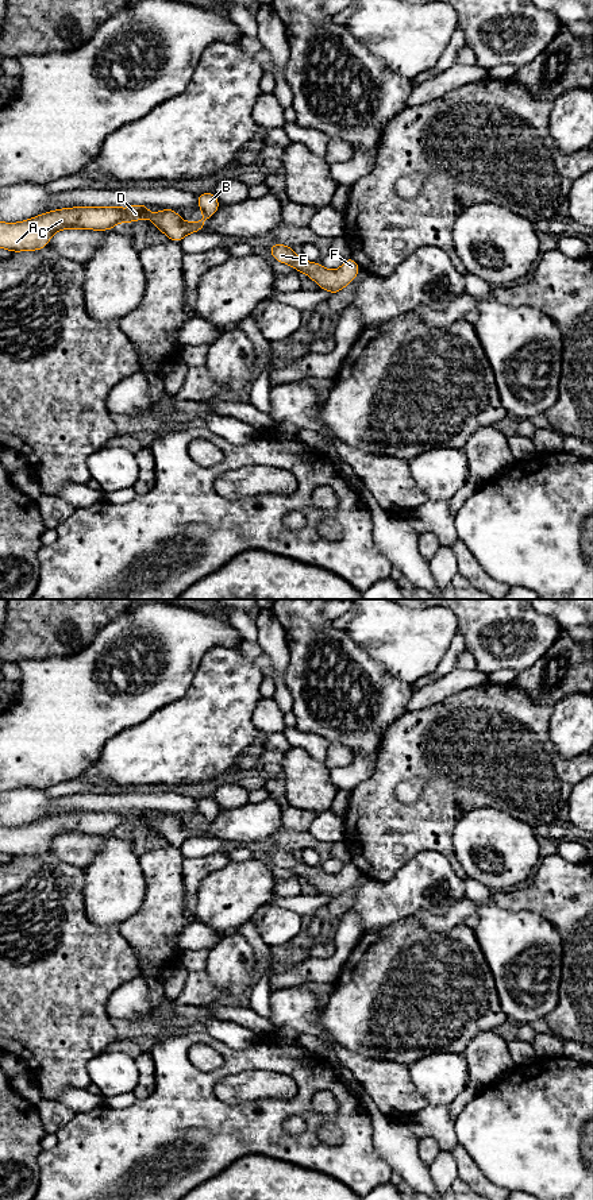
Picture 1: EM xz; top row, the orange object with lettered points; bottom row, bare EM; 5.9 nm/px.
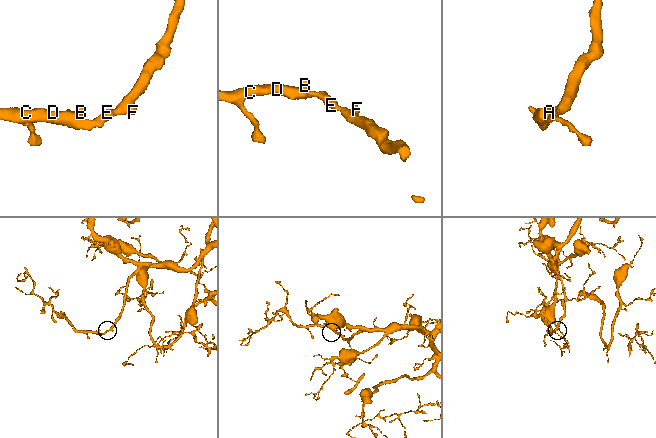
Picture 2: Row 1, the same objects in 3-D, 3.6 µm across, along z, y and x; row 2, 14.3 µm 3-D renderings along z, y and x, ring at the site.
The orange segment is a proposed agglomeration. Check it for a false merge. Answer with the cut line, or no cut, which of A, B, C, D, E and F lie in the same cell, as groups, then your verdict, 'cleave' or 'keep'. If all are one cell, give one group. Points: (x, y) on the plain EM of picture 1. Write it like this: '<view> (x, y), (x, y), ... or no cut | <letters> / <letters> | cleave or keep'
no cut | A B C D E F | keep

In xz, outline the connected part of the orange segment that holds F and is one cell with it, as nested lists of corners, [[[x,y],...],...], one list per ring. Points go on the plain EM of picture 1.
[[[274,848],[267,853],[280,868],[289,869],[296,873],[297,877],[307,879],[315,885],[319,894],[328,895],[331,900],[350,890],[361,875],[359,869],[351,863],[346,863],[343,869],[338,875],[326,873],[321,868],[308,867],[296,860],[294,853]]]

